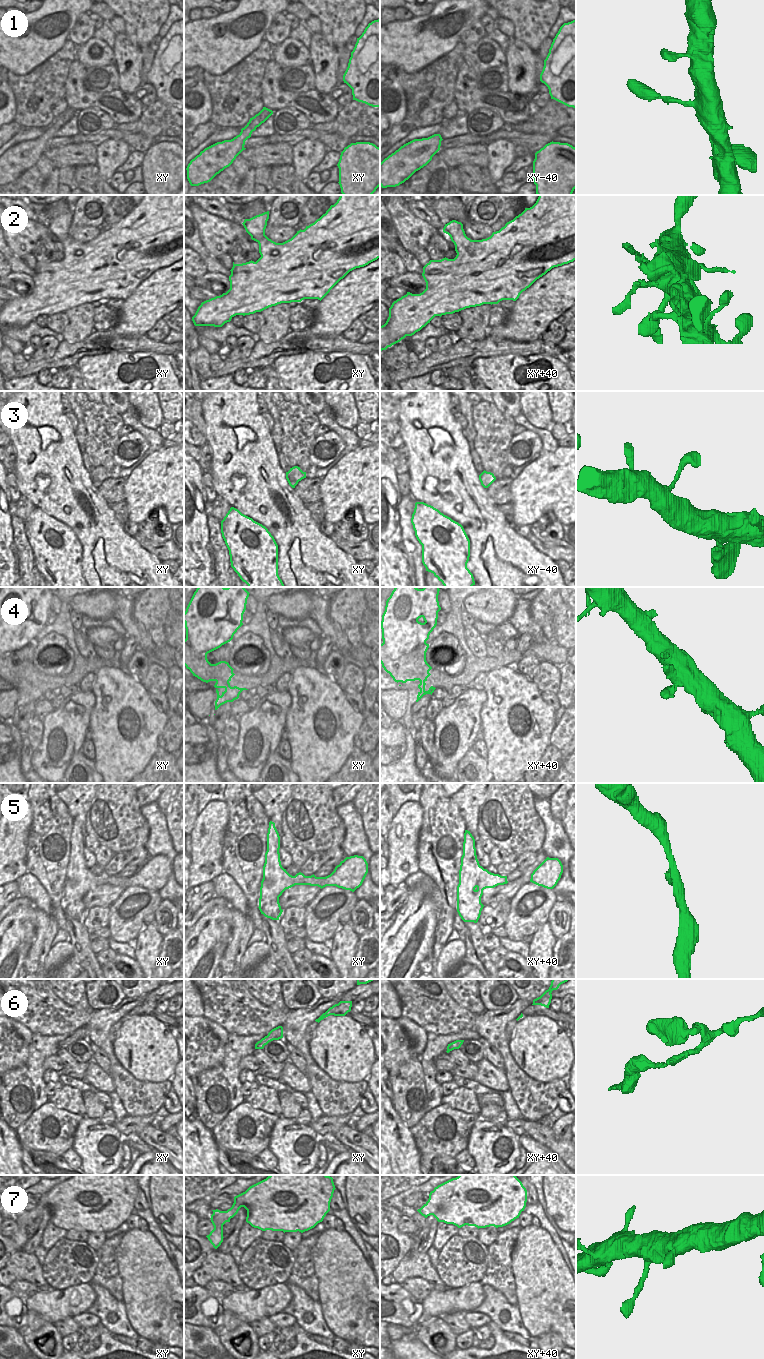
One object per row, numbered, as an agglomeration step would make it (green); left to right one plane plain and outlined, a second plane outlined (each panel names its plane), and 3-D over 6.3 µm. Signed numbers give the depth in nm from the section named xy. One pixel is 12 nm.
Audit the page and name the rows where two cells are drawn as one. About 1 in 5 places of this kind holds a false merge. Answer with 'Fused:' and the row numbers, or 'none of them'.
Fused: none of them

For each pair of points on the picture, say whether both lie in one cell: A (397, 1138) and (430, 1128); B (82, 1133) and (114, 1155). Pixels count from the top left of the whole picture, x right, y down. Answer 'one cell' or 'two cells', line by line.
A: two cells
B: one cell

